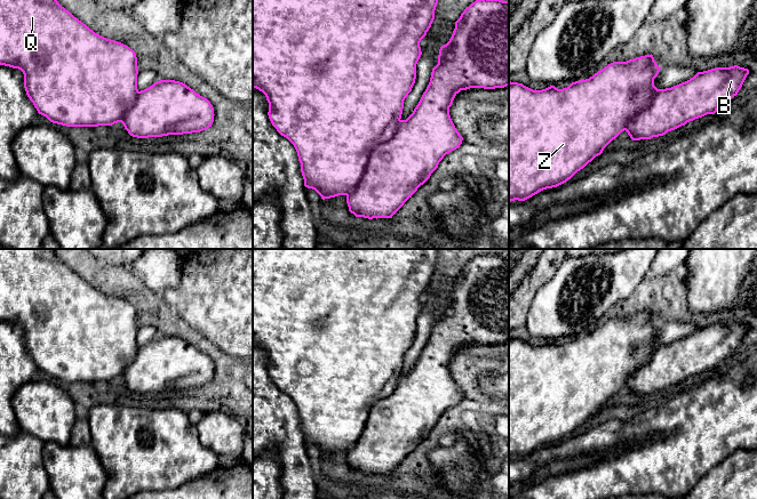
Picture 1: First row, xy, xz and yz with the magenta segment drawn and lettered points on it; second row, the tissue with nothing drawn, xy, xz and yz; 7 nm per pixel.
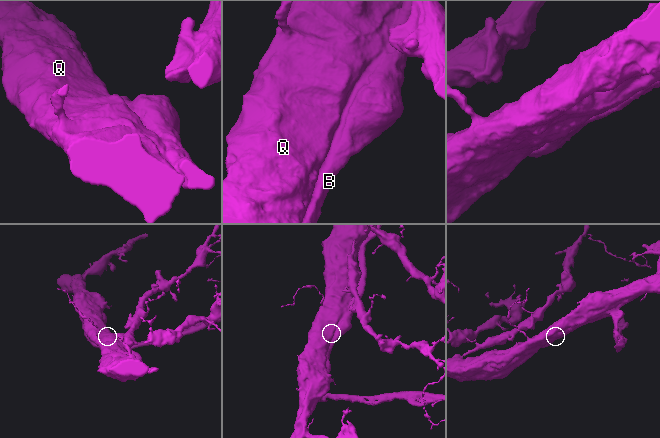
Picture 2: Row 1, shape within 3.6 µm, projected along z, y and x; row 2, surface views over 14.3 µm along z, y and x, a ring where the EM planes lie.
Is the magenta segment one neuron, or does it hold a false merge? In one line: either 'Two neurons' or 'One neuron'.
One neuron

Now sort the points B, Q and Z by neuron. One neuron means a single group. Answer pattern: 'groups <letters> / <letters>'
groups B Q Z

